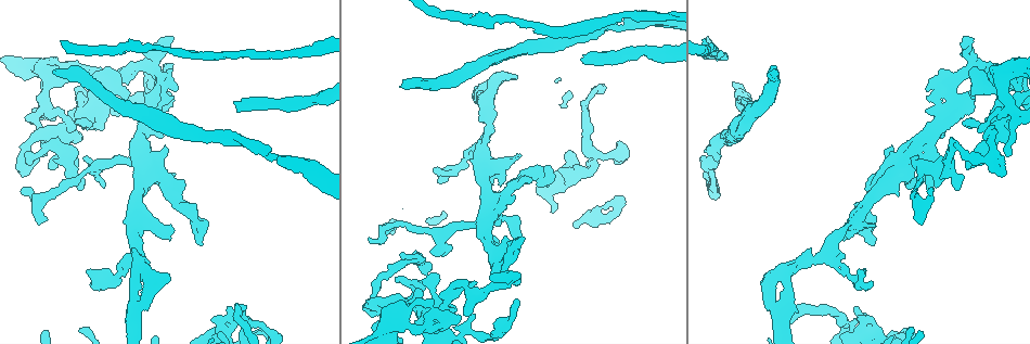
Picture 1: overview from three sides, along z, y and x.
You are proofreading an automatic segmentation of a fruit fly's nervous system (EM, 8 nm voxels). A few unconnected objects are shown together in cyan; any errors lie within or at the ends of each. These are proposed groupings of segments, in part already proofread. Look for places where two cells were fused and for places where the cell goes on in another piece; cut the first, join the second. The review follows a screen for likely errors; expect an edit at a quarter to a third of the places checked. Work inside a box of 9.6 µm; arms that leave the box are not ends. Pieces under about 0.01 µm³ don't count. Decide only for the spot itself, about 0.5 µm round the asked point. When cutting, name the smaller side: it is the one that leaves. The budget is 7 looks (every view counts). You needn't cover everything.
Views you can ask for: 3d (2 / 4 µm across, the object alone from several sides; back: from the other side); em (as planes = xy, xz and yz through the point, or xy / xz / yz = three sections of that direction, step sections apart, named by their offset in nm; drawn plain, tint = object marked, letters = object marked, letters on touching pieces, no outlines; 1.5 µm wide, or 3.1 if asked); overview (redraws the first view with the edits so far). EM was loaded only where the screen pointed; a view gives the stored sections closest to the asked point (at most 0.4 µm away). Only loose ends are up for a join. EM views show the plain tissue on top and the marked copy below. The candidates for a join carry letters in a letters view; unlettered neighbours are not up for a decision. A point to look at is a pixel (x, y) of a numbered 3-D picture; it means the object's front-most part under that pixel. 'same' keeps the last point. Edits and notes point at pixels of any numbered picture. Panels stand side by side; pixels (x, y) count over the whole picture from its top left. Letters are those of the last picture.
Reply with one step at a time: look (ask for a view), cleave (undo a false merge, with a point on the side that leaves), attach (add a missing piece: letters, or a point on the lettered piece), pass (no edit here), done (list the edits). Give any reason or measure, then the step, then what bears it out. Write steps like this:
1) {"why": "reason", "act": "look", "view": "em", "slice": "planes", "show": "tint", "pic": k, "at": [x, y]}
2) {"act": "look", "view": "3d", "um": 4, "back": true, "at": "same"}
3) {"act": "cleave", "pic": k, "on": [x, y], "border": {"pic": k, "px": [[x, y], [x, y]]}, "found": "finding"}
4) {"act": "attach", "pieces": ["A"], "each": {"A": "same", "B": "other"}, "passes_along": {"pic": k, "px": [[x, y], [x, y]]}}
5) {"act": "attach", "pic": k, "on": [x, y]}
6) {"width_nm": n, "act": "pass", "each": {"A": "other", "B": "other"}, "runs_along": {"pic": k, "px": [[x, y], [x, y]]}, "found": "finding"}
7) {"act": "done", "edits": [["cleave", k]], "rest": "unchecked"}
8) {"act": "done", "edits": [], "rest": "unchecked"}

{"why": "branch stops here", "act": "look", "view": "3d", "um": 4, "back": true, "pic": 1, "at": [580, 59]}

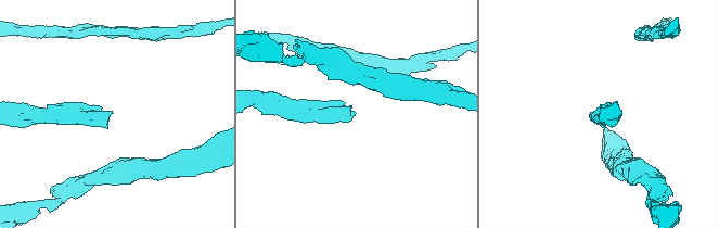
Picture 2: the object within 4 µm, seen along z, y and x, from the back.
{"why": "shape alone is not enough", "act": "look", "view": "em", "slice": "planes", "show": "letters", "pic": 2, "at": [354, 112]}

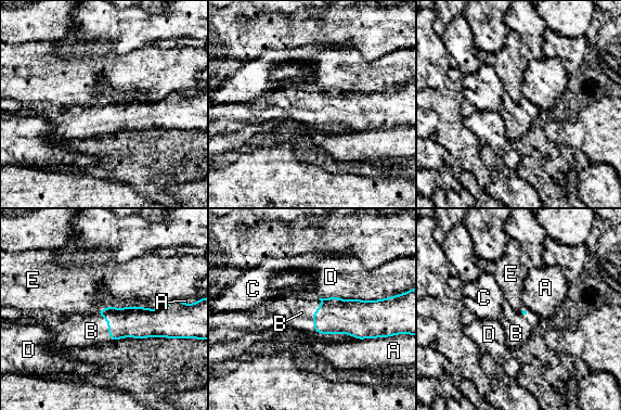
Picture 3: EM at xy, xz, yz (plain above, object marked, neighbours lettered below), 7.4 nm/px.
{"act": "attach", "pieces": ["B"], "each": {"A": "other", "B": "same", "C": "other", "D": "other", "E": "other"}, "passes_along": {"pic": 3, "px": [[139, 322], [108, 331], [91, 331]]}, "found": "it goes on there"}

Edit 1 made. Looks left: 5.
{"why": "an open end", "act": "look", "view": "em", "slice": "planes", "show": "letters", "pic": 1, "at": [926, 95]}

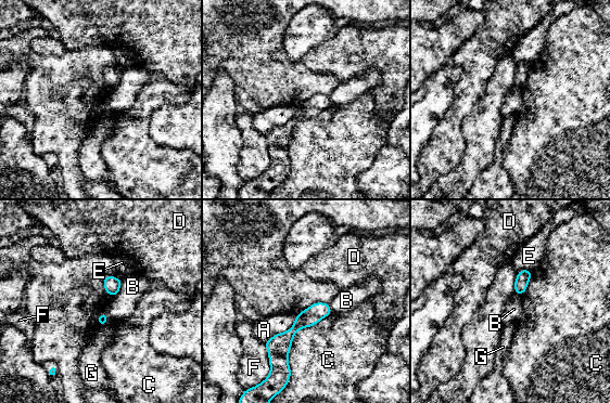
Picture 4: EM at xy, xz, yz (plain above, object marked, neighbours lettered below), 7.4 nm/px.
{"act": "pass", "each": {"A": "other", "B": "other", "C": "other", "D": "other", "E": "other", "F": "other", "G": "other"}, "runs_along": {"pic": 4, "px": [[327, 307], [305, 319], [271, 350]]}, "found": "none of them fits"}

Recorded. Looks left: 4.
{"why": "free end", "act": "look", "view": "3d", "um": 2, "pic": 1, "at": [518, 300]}

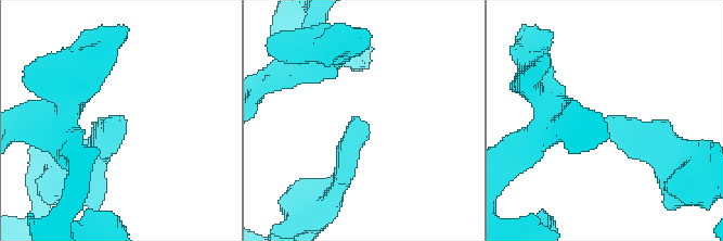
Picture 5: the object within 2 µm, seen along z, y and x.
{"why": "shape alone is not enough", "act": "look", "view": "em", "slice": "planes", "show": "letters", "pic": 5, "at": [616, 117]}

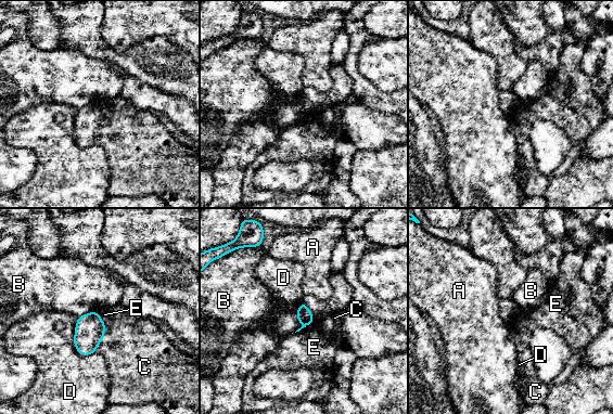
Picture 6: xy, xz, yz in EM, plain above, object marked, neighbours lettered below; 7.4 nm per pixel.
{"act": "pass", "each": {"A": "other", "B": "other", "C": "other", "D": "other", "E": "other"}, "border": {"pic": 6, "px": [[299, 303], [301, 326], [294, 332]]}, "found": "none of them fits"}

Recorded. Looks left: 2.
{"act": "done", "edits": [["attach", 3]], "rest": "unchecked"}

